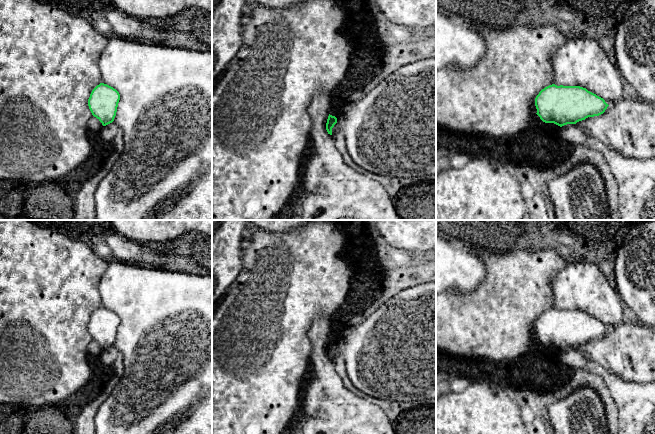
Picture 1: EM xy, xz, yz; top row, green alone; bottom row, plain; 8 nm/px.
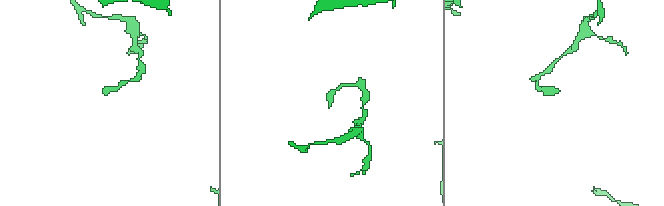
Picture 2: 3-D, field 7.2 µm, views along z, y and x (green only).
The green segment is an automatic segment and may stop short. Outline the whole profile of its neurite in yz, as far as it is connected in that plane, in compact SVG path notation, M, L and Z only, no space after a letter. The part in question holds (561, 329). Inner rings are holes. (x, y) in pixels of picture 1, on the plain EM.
M549 309L542 313L535 322L537 339L545 347L554 347L560 351L576 348L588 341L599 340L609 330L605 324L580 310Z

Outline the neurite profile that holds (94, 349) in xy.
M91 341L88 346L88 353L90 357L99 357L103 349L96 341Z

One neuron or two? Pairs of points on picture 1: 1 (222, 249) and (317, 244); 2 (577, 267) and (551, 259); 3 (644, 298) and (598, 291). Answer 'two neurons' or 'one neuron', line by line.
1: two neurons
2: two neurons
3: two neurons

